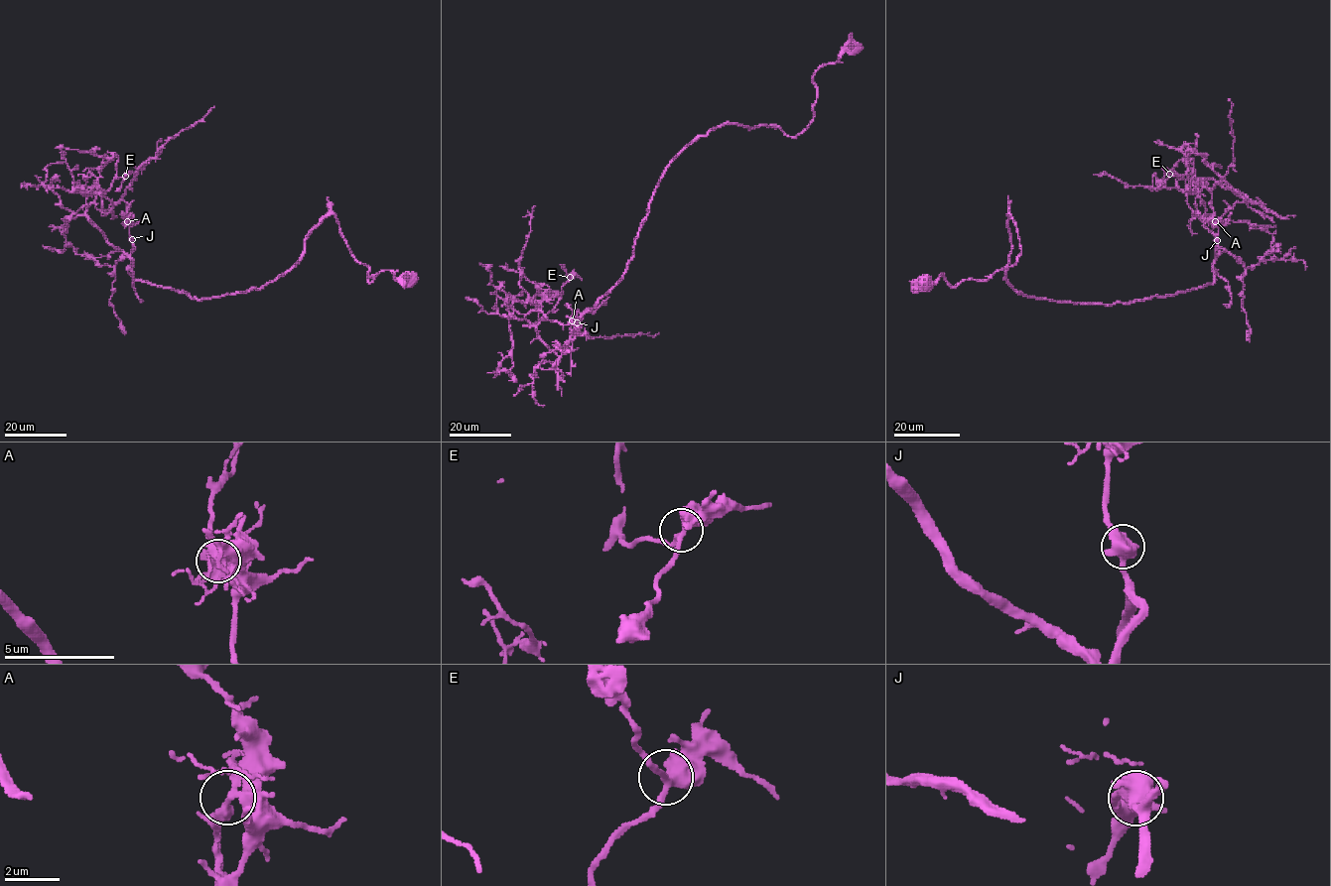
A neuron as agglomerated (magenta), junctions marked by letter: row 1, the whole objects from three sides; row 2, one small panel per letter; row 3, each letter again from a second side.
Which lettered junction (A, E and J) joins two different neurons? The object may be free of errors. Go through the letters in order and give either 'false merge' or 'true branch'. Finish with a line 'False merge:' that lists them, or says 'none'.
A: true branch
E: true branch
J: false merge
False merge: J

